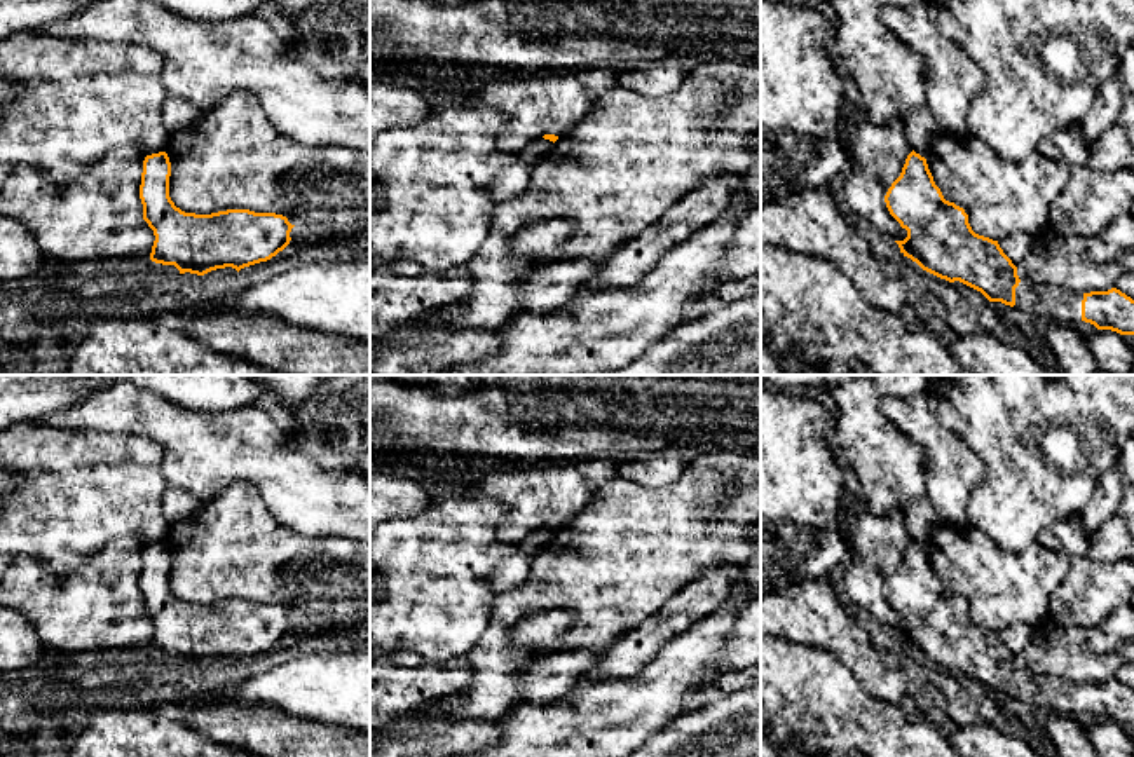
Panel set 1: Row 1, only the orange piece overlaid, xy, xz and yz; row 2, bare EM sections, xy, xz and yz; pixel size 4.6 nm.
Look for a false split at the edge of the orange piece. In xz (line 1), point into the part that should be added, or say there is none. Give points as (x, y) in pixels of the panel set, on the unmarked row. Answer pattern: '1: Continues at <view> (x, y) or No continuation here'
1: No continuation here

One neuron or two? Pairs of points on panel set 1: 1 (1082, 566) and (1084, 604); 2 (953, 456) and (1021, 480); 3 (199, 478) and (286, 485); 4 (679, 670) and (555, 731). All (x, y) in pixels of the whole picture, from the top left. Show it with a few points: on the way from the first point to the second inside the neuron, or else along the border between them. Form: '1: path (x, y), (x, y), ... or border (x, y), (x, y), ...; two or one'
1: path (1084, 574), (1084, 595); one
2: border (956, 435), (984, 468), (984, 478), (967, 503); two
3: path (220, 468), (266, 468); one
4: path (648, 700), (606, 722), (587, 724); one

